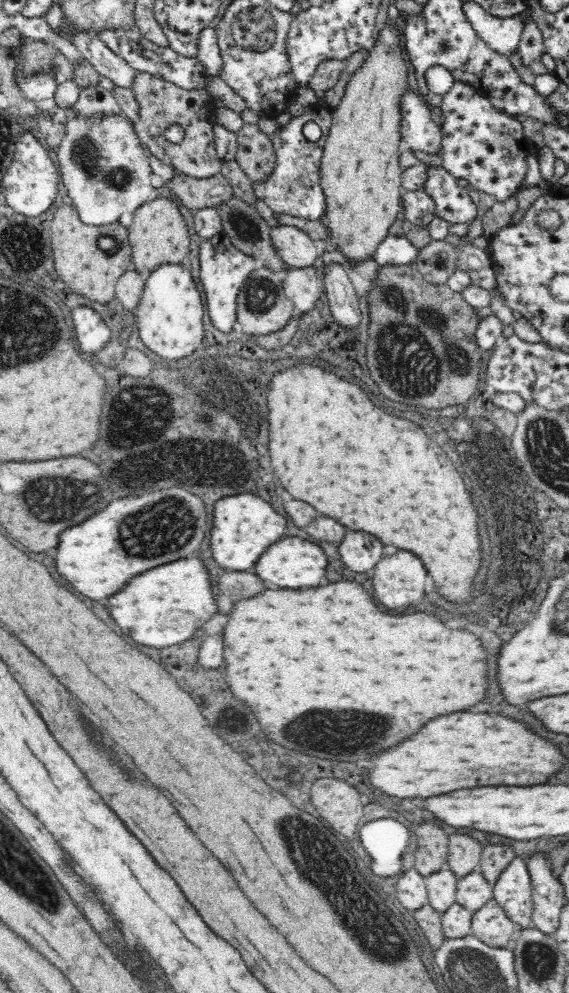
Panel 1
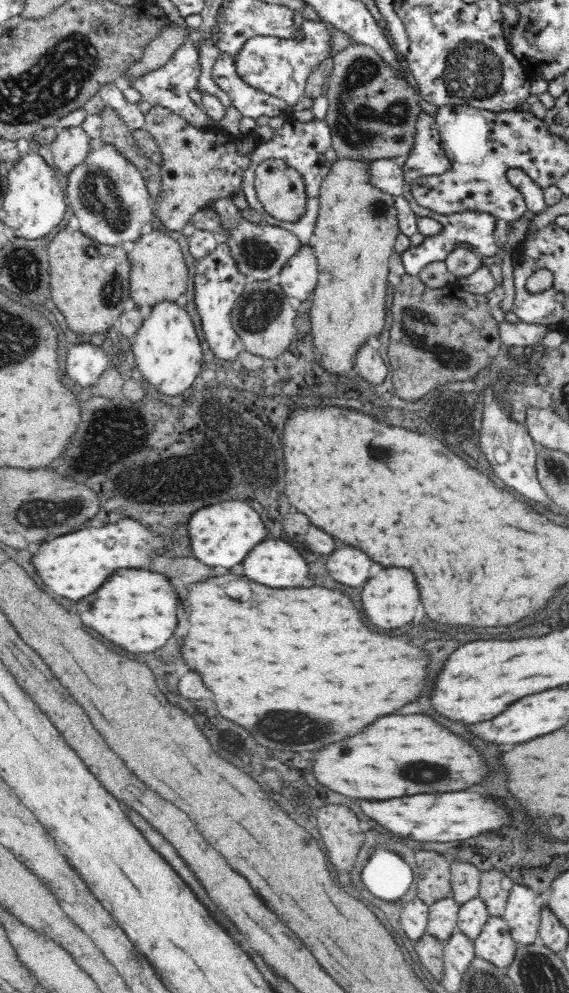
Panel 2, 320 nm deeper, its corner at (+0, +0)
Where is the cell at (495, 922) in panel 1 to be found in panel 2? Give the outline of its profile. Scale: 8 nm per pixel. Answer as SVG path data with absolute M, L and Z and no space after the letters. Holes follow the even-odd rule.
M490 917L473 945L475 955L501 969L512 964L518 947L503 917Z

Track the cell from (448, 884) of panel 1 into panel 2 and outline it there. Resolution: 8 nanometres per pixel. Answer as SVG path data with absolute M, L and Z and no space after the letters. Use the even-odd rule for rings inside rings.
M452 896L430 905L427 933L440 939L440 941L447 942L457 930L460 907Z

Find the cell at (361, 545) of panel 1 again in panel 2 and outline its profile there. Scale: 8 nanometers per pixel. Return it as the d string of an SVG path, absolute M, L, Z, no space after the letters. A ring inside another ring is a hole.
M348 546L334 550L326 562L330 576L336 582L346 584L346 586L362 586L368 580L370 566L372 566L372 562L364 552L360 552L356 548L348 548Z

